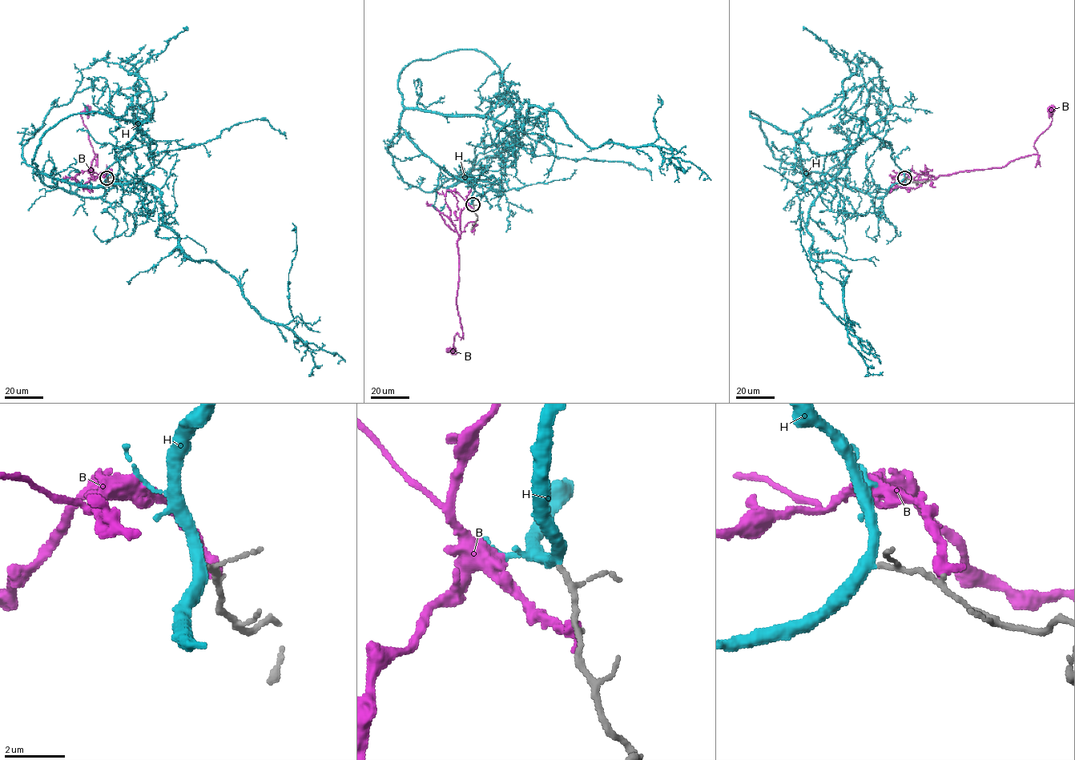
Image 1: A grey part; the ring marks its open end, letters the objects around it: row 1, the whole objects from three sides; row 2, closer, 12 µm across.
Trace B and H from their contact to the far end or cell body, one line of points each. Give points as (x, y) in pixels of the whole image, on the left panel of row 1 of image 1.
B: (108, 178), (101, 173), (94, 179), (91, 174), (91, 162), (97, 154), (81, 116), (83, 111), (88, 110)
H: (106, 178), (79, 197), (34, 172), (152, 184), (181, 250), (279, 323), (293, 319), (292, 223)

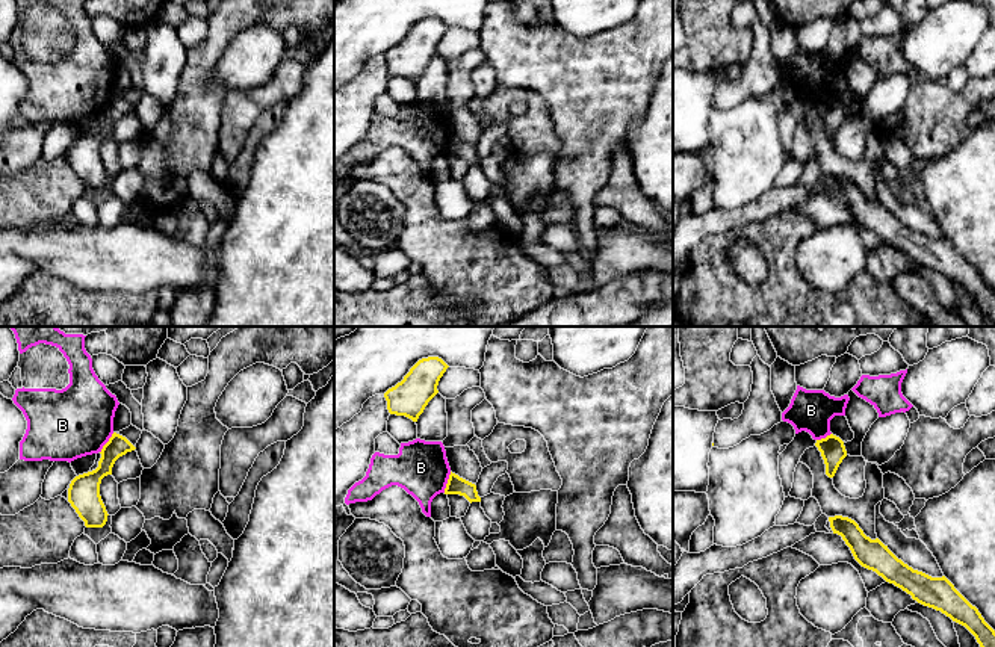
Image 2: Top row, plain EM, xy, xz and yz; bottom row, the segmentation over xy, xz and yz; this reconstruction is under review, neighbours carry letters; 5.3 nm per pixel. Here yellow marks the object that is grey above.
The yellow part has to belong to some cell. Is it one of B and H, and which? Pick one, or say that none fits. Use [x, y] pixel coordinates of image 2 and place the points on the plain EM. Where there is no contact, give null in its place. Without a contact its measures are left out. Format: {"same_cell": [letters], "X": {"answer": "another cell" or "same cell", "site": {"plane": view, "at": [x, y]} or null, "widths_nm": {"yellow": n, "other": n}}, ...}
{"same_cell": ["H"], "B": {"answer": "another cell", "site": {"plane": "xz", "at": [448, 144]}, "widths_nm": {"yellow": 100, "other": 280}}, "H": {"answer": "same cell", "site": null}}

